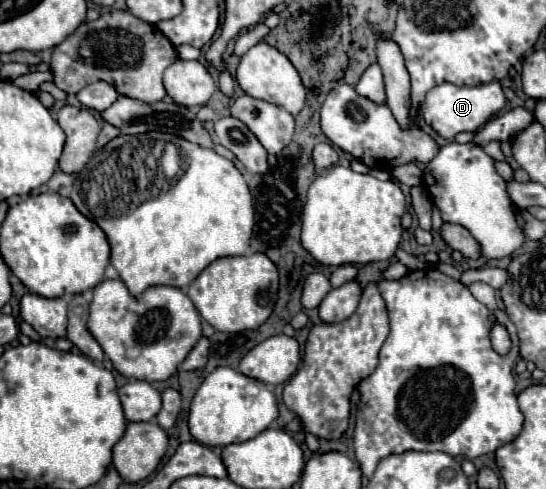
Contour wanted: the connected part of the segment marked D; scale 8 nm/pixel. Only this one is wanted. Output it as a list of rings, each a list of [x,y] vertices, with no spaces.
[[[489,82],[481,86],[455,86],[441,84],[427,92],[425,102],[421,104],[423,120],[445,140],[453,140],[459,132],[477,132],[493,114],[505,106],[505,96],[499,82]]]

